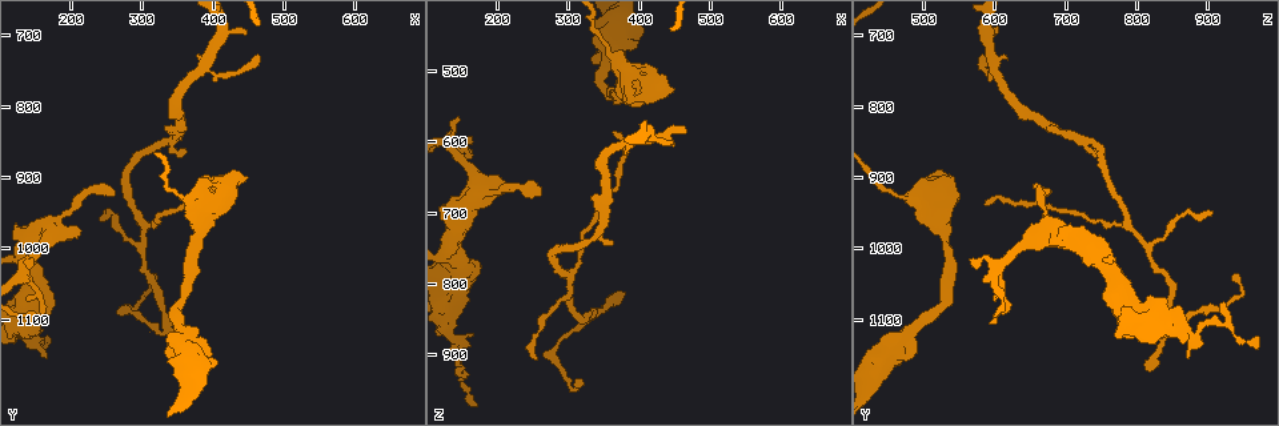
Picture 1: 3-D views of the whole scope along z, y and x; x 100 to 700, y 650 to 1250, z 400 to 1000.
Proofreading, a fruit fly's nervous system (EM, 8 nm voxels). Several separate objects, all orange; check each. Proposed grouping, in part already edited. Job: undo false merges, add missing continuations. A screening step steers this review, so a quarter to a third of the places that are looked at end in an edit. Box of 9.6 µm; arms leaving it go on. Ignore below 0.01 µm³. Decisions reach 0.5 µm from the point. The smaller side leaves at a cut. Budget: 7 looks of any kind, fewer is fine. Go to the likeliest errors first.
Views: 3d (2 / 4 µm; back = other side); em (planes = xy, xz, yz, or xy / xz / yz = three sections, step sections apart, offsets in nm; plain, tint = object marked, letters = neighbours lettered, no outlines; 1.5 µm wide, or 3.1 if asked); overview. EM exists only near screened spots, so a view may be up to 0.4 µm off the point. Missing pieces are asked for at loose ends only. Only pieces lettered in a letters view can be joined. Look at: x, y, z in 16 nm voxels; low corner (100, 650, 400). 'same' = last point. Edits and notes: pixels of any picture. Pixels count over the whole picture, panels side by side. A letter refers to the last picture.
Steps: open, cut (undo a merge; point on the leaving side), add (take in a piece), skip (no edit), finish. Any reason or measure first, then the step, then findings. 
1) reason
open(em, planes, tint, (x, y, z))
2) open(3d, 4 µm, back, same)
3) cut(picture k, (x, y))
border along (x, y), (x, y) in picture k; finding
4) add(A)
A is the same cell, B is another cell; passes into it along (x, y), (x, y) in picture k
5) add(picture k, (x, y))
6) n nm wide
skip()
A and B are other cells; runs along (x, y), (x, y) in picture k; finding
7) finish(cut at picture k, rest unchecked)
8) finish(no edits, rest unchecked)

tapers out
open(em, planes, plain, (360, 860, 745))

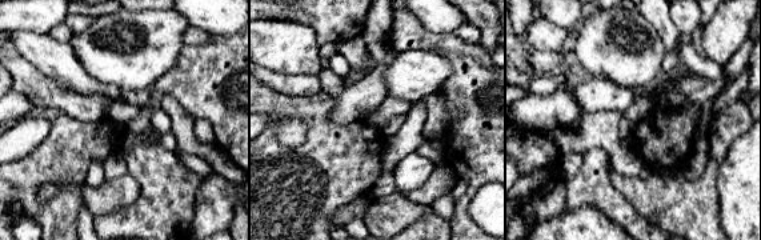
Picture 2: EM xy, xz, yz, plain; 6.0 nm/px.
see the neighbours
open(em, planes, letters, same)

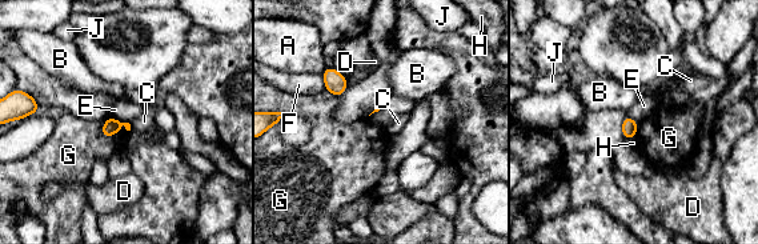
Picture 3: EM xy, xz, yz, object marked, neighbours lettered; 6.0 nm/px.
skip()
A, B, C, D, E, F, G, H and J are other cells; no lettered piece goes on from it

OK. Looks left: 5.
thick turns thin
open(em, planes, tint, (355, 930, 480))

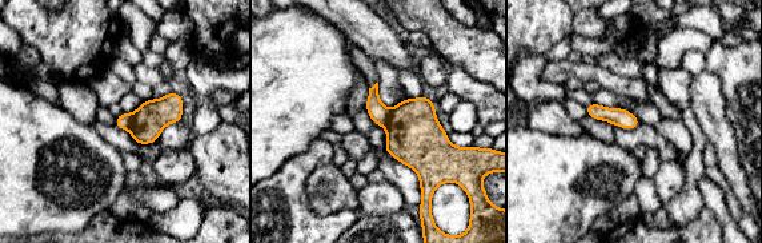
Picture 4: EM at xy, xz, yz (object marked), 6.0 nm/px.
open(em, planes, letters, same)

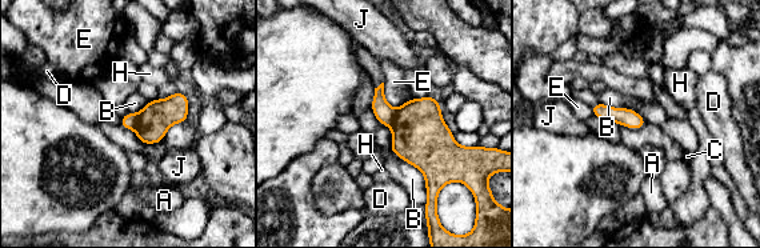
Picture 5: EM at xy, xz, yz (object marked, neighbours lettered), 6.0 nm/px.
cut(picture 5, (384, 114))
A, B, C, D, E, H and J are other cells; border along (396, 110), (390, 126) in picture 5; two neurons meet here

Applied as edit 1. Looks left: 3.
open(overview)

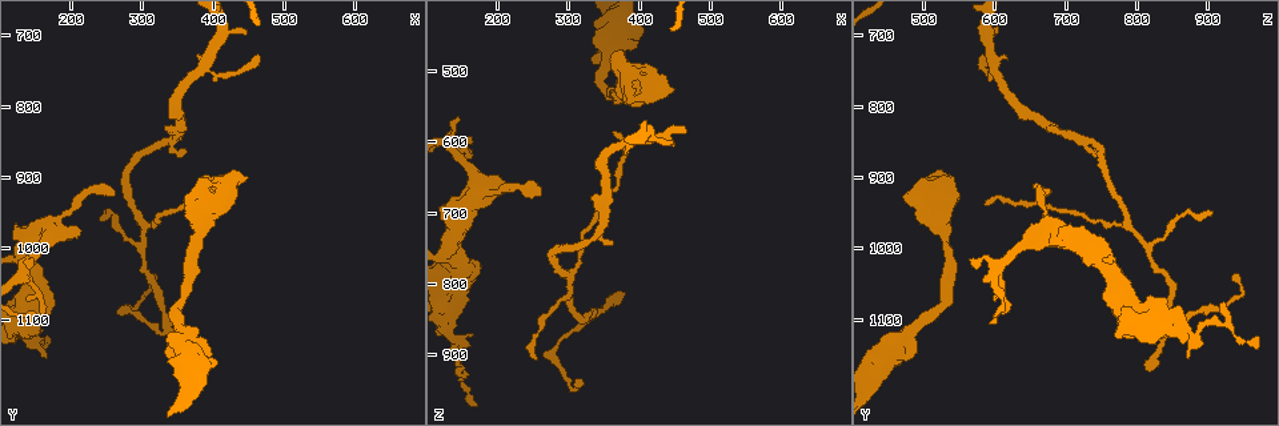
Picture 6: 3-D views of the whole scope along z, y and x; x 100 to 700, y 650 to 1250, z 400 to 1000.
sharp bend
open(em, planes, letters, (330, 1105, 845))

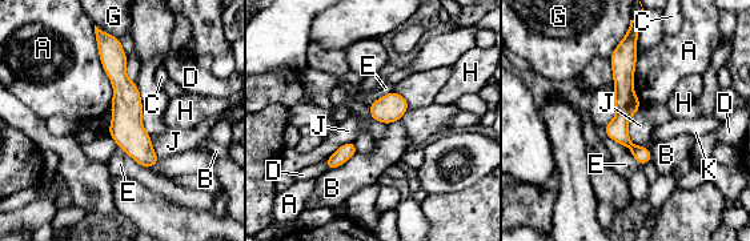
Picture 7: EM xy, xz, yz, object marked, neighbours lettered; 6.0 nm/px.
150 nm wide
skip()
A, B, C, D, E, G, H, J and K are other cells; continuous, no second neuron

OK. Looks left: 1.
finish(cut at picture 5, rest unchecked)

